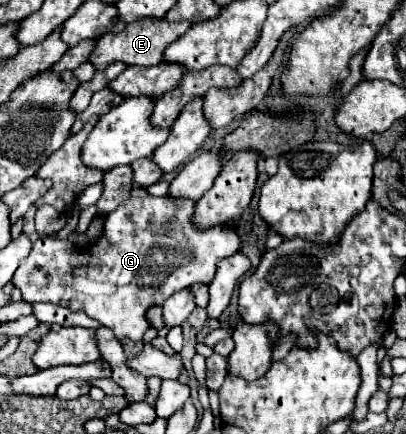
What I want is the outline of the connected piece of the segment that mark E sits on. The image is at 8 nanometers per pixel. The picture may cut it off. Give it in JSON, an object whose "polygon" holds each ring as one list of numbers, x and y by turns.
{"polygon":[[137,20,133,24,127,24,123,32,119,34,107,34,105,38,99,38,89,62,95,66,95,70,103,72,113,62,123,62,127,66,157,66,161,62,163,50,175,42,191,24,189,22,165,22,165,20]]}

